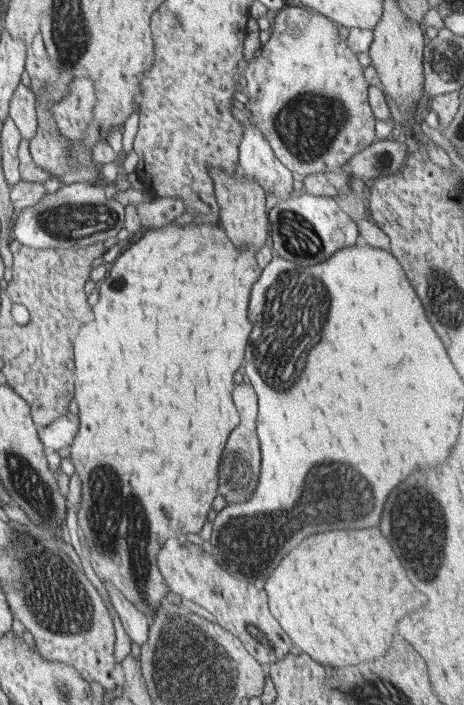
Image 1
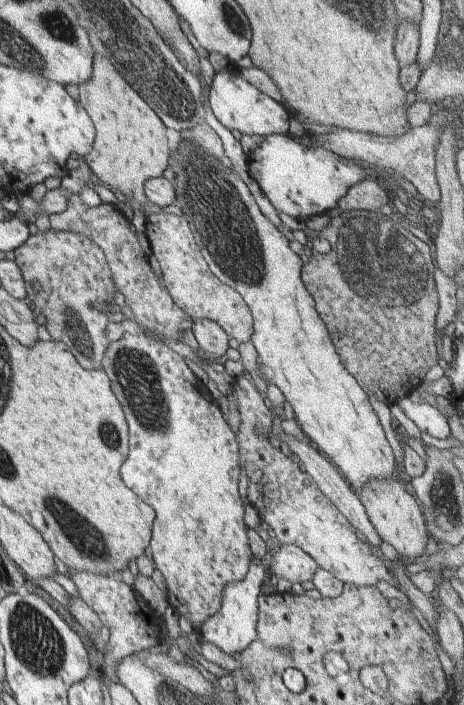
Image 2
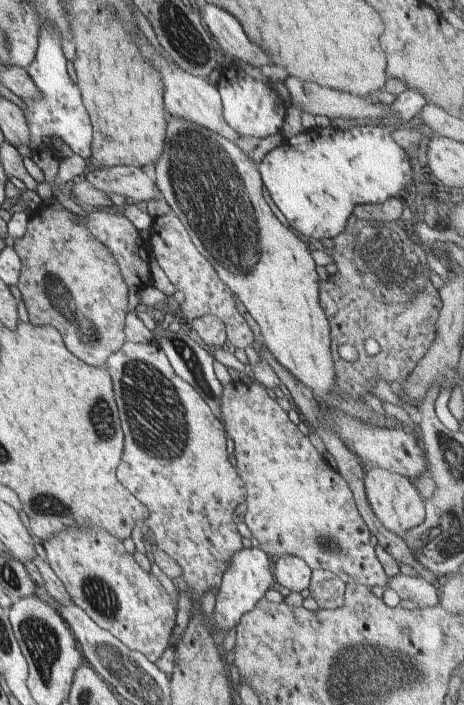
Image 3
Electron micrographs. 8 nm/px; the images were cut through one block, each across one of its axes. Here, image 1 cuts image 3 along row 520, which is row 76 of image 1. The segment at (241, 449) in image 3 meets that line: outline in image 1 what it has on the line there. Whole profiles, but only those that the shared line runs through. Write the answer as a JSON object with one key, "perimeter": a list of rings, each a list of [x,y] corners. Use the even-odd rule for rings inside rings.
{"perimeter":[[[301,5],[284,6],[283,9],[271,16],[272,27],[271,35],[266,44],[262,44],[262,55],[248,62],[248,68],[243,73],[245,76],[245,89],[248,96],[247,108],[251,112],[252,120],[257,129],[265,136],[270,143],[273,153],[279,158],[284,166],[292,172],[298,172],[303,177],[314,173],[330,172],[333,169],[345,168],[347,162],[361,150],[372,144],[374,140],[375,117],[372,108],[368,103],[368,82],[364,79],[364,67],[360,65],[357,54],[348,46],[347,42],[338,35],[340,24],[331,21],[323,14],[316,13],[314,10],[305,8]]]}

